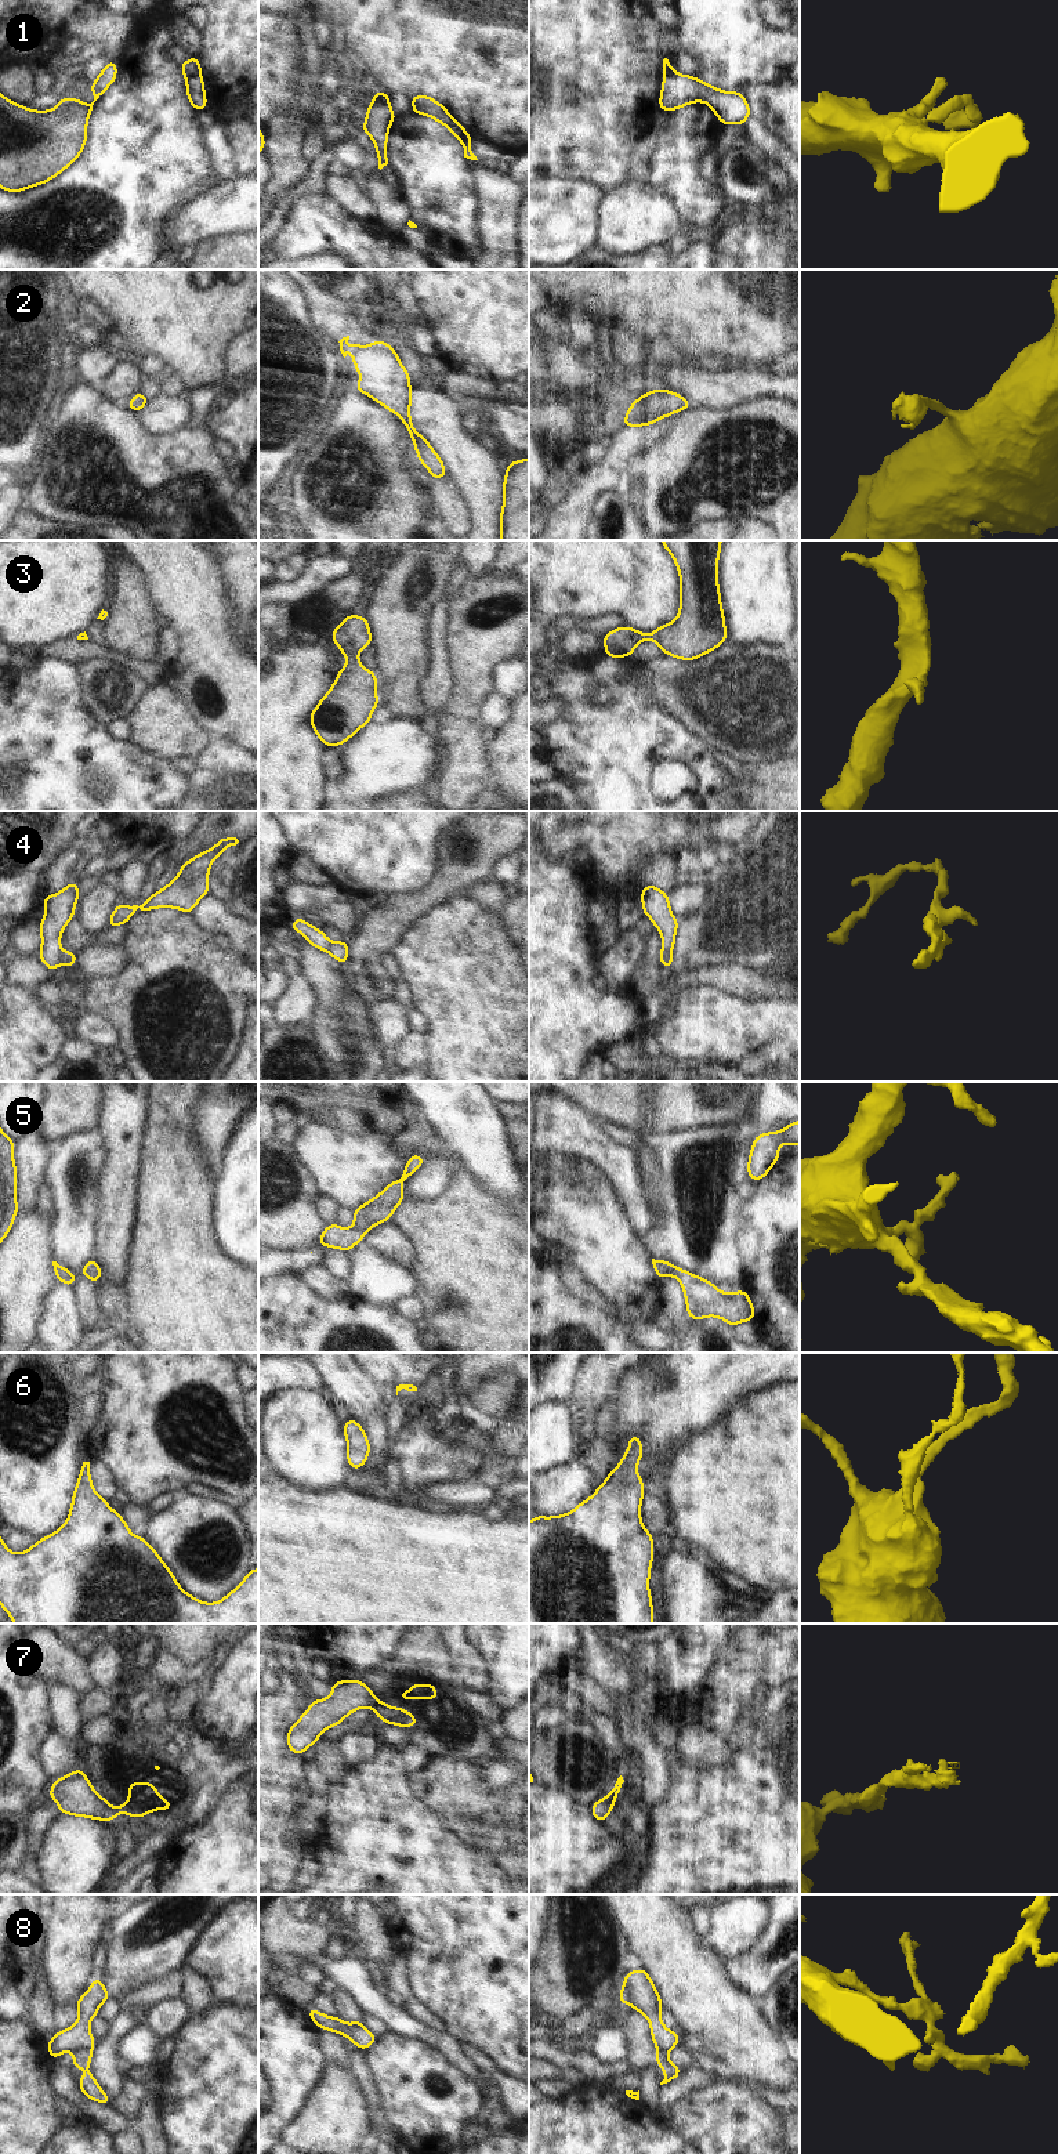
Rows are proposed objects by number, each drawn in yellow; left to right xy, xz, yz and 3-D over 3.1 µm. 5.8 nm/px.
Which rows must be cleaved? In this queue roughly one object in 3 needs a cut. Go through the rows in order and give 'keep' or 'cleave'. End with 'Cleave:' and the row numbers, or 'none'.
1: cleave
2: keep
3: keep
4: cleave
5: keep
6: keep
7: cleave
8: cleave
Cleave: 1, 4, 7, 8

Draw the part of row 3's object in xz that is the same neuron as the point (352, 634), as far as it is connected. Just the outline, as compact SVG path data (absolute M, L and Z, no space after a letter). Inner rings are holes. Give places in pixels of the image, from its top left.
M349 613L334 629L331 640L348 662L312 710L309 723L325 746L340 746L372 723L372 712L380 706L378 684L376 673L365 669L358 659L359 652L372 645L366 618Z

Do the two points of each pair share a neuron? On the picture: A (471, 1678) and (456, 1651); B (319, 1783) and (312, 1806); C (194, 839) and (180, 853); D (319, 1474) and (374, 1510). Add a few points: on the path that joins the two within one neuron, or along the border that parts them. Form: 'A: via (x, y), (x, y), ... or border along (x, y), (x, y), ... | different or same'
A: via (471, 1671), (463, 1658) | same
B: via (318, 1788), (316, 1800) | same
C: via (191, 842), (183, 850) | same
D: border along (343, 1485), (307, 1490) | different

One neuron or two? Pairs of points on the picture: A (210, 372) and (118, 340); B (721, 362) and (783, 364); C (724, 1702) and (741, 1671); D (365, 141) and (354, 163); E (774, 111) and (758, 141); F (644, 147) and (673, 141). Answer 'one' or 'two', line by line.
A: two
B: one
C: one
D: two
E: two
F: two

